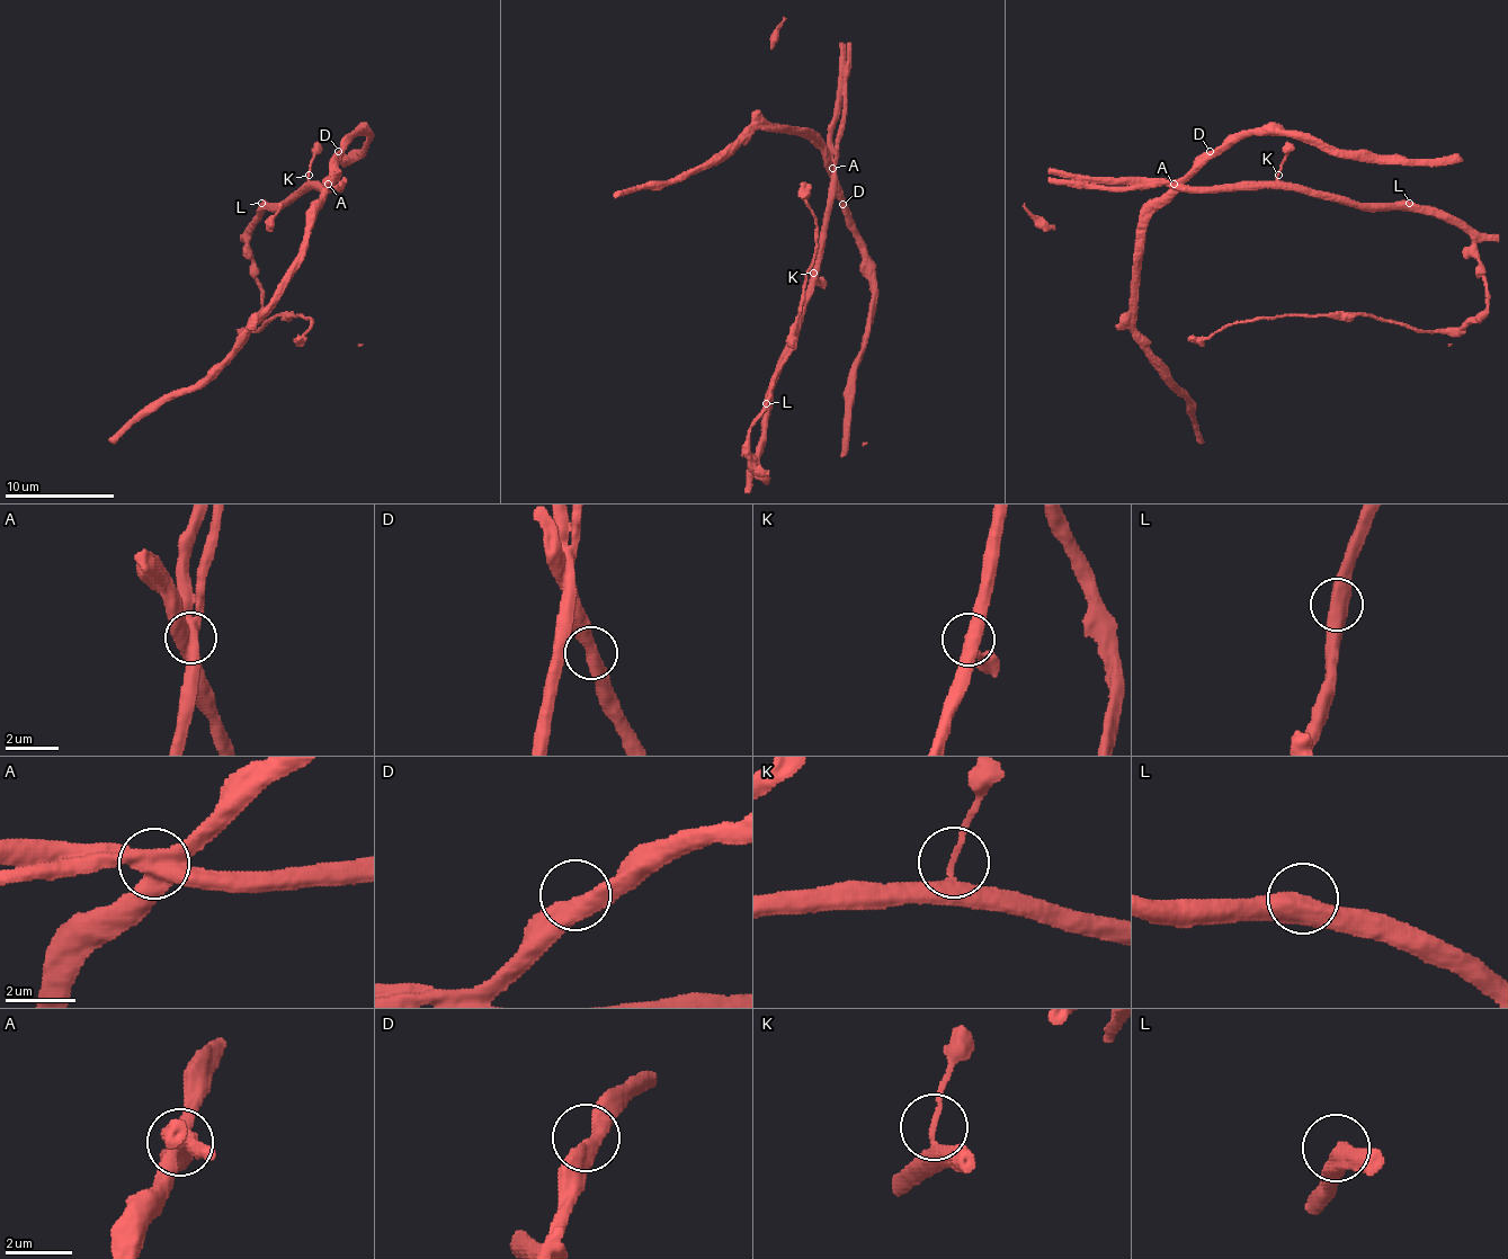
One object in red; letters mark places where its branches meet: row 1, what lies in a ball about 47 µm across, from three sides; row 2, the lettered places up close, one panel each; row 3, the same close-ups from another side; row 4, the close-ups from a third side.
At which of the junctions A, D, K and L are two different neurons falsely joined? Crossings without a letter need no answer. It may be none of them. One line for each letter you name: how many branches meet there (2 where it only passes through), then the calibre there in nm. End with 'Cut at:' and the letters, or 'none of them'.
A: Branches: 4. Thickness 500 nm
Cut at: A

